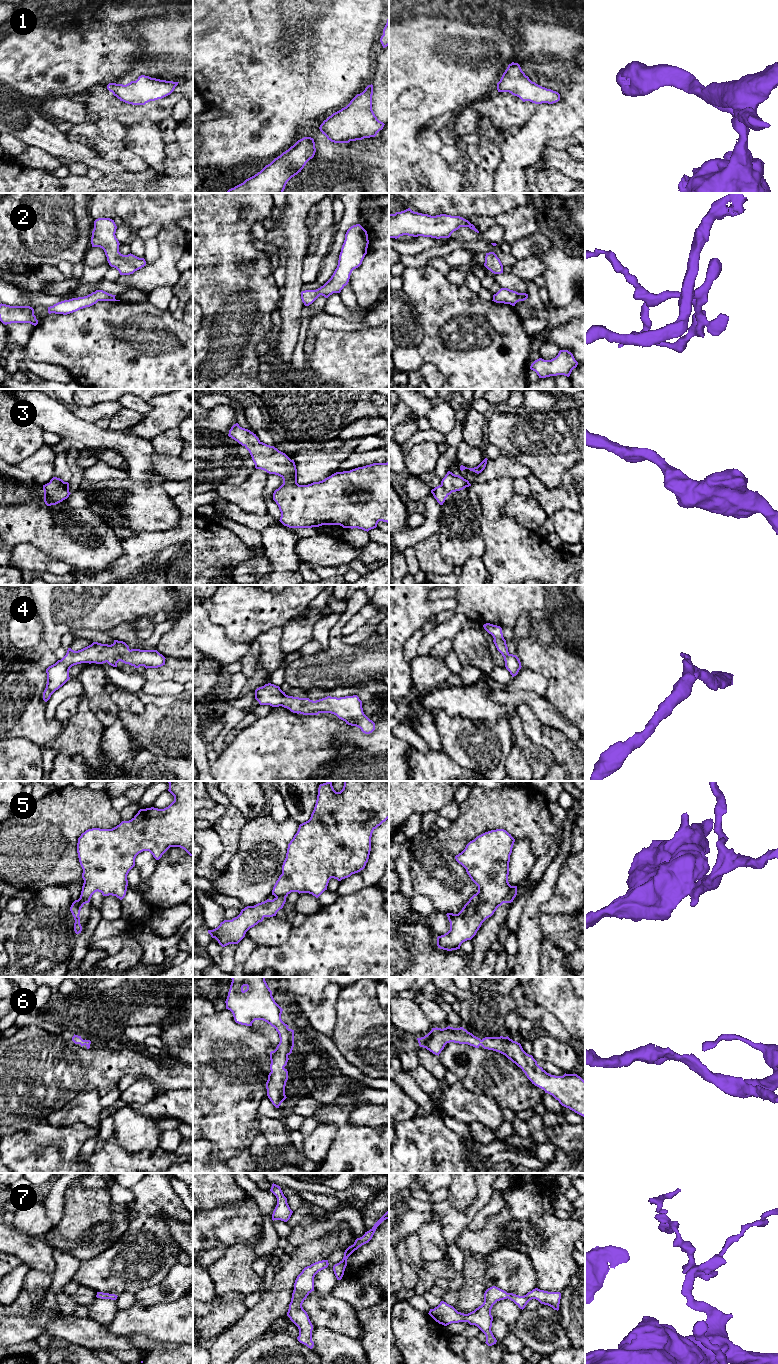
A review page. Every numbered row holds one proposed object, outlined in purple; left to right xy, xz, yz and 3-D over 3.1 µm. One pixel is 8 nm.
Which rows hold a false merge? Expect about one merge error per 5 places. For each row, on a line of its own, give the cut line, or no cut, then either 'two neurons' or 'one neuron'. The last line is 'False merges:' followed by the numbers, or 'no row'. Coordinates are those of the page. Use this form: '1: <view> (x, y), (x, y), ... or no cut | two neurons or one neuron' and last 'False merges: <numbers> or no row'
1: no cut | one neuron
2: no cut | one neuron
3: no cut | one neuron
4: no cut | one neuron
5: yz (511, 886), (504, 902) | two neurons
6: no cut | one neuron
7: no cut | one neuron
False merges: 5

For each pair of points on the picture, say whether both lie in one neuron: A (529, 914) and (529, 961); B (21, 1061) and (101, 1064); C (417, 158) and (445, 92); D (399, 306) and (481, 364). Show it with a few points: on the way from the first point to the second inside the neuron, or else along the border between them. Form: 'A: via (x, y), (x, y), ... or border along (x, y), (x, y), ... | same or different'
A: via (529, 926), (529, 949) | same
B: via (41, 1068), (81, 1068) | same
C: via (411, 142), (411, 126), (429, 108) | same
D: border along (410, 298), (422, 328), (423, 339), (419, 344) | different

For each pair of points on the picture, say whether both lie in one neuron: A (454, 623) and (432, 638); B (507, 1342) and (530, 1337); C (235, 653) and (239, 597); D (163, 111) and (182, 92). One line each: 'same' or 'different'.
A: same
B: different
C: different
D: same

